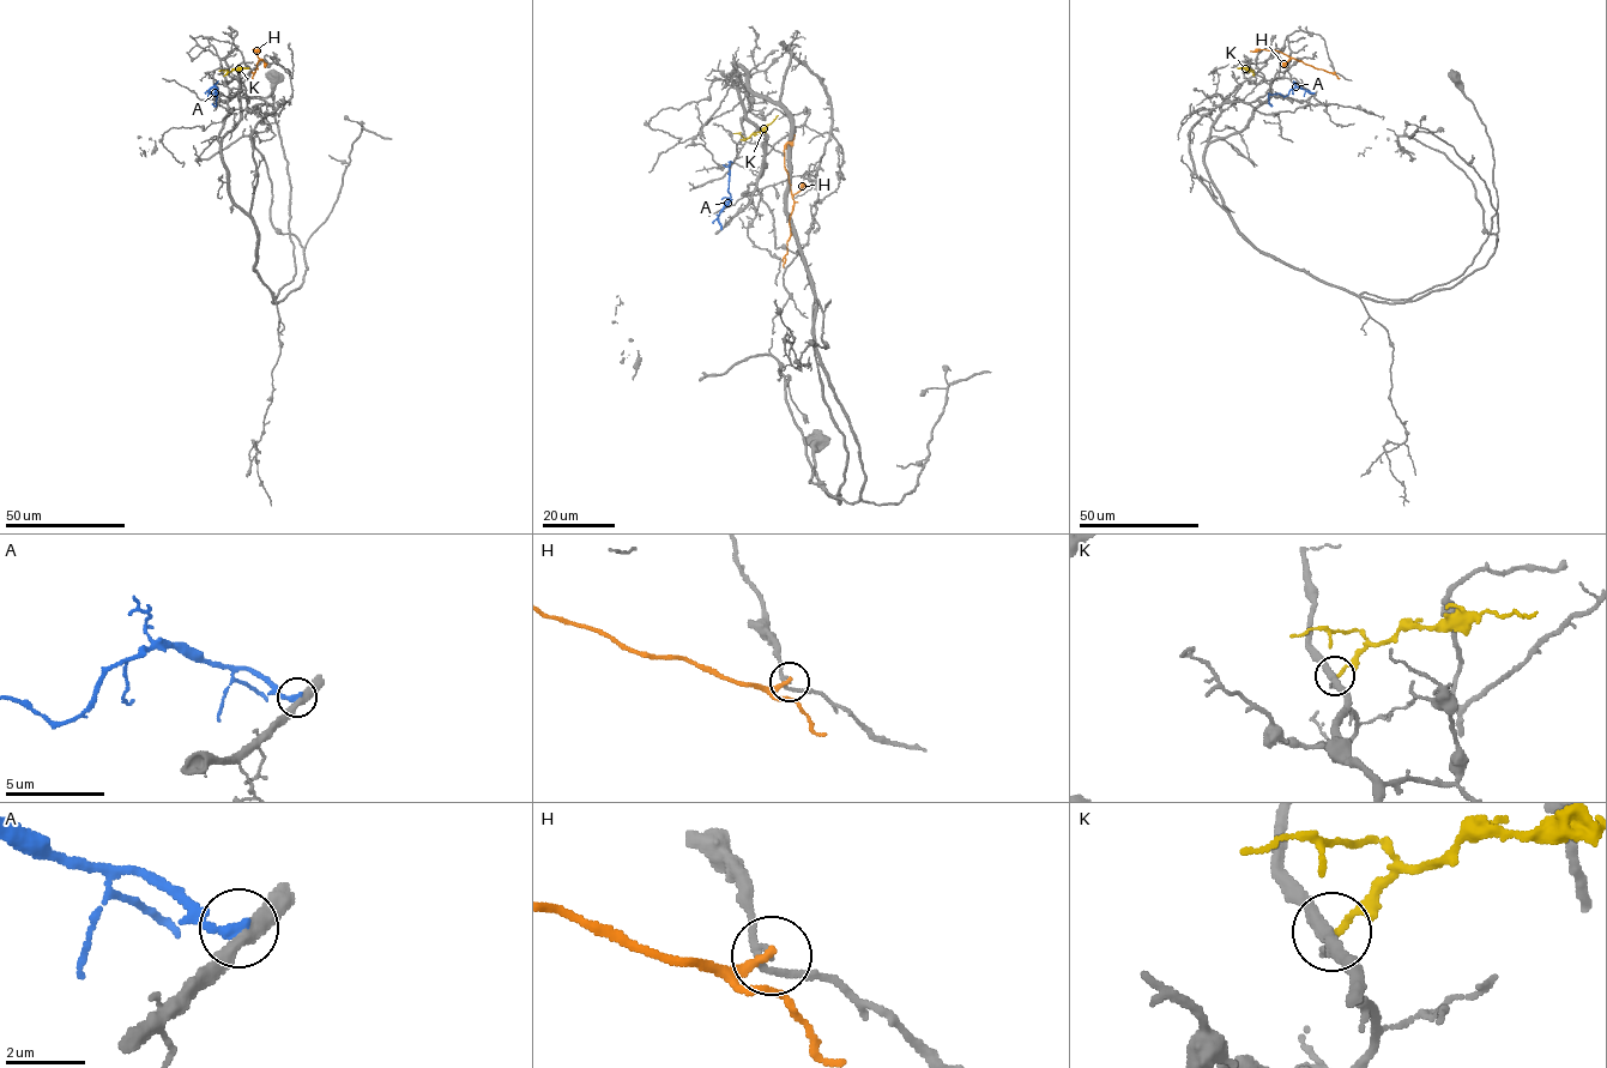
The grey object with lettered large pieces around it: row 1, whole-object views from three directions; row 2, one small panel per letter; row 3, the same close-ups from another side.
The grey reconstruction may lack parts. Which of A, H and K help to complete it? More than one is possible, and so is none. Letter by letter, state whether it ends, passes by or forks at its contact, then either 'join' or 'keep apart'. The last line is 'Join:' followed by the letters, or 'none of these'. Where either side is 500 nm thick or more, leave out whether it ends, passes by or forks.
A: it ends | keep apart
H: it ends | keep apart
K: it ends | keep apart
Join: none of these

